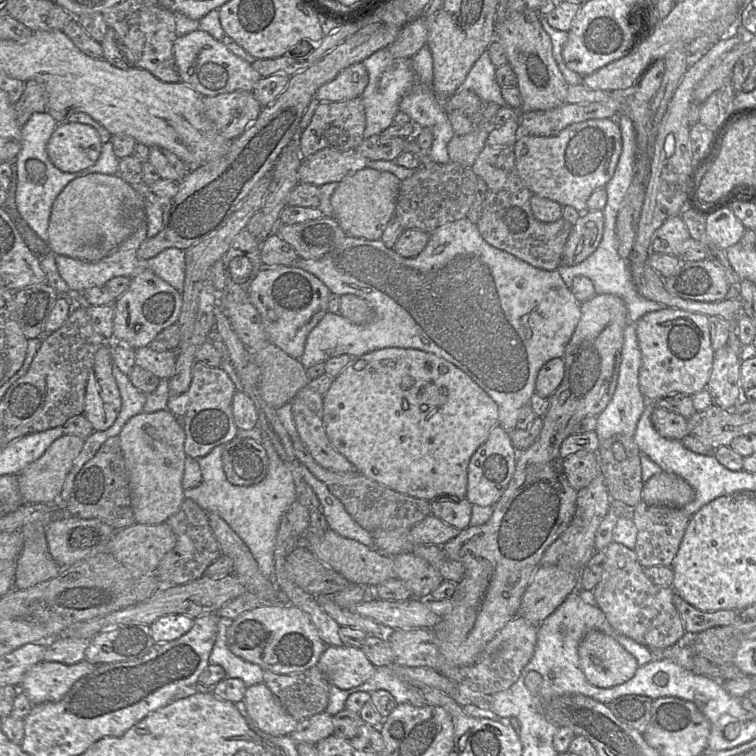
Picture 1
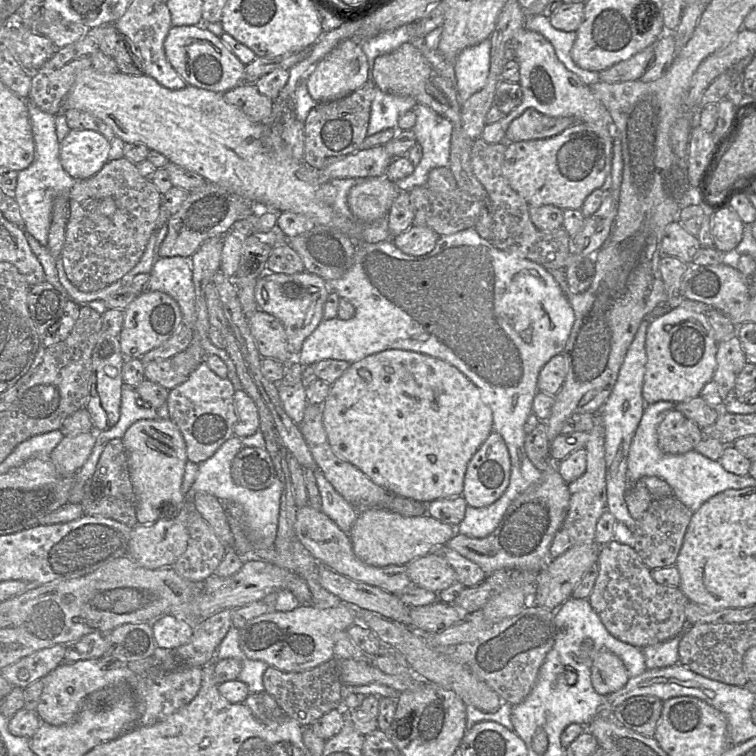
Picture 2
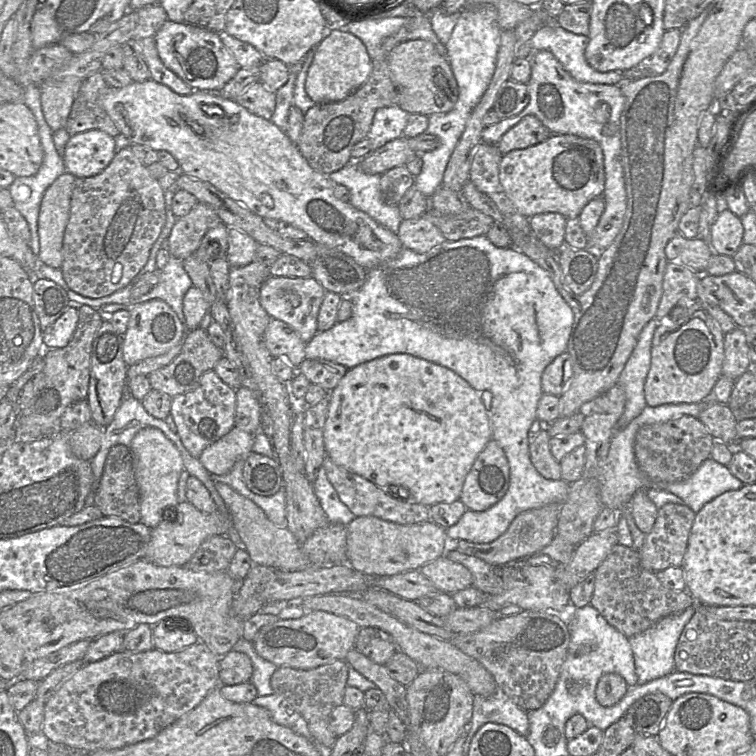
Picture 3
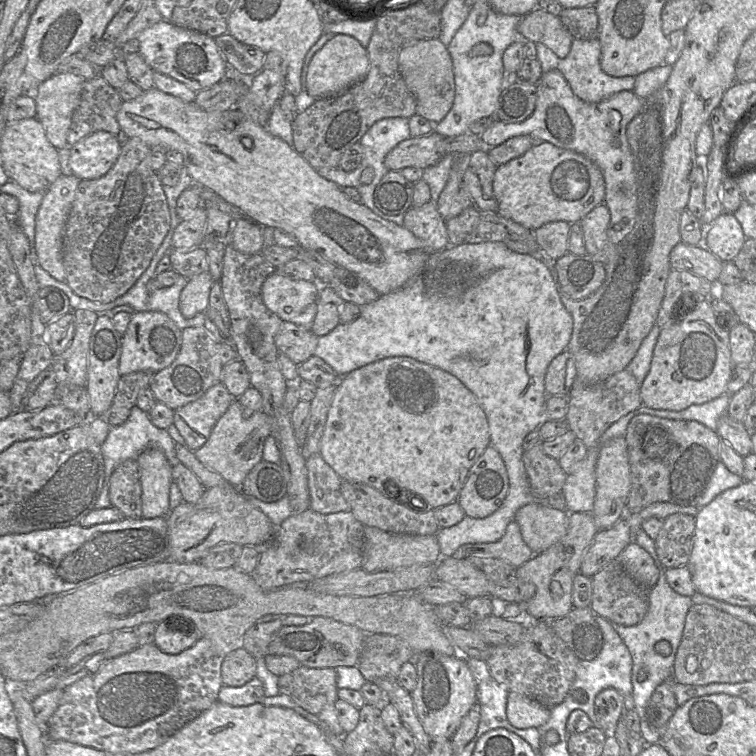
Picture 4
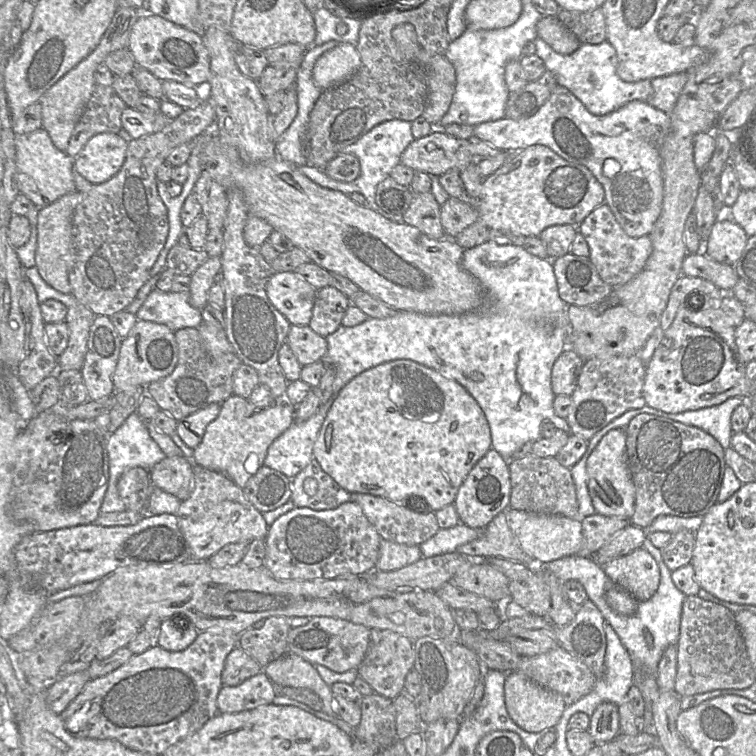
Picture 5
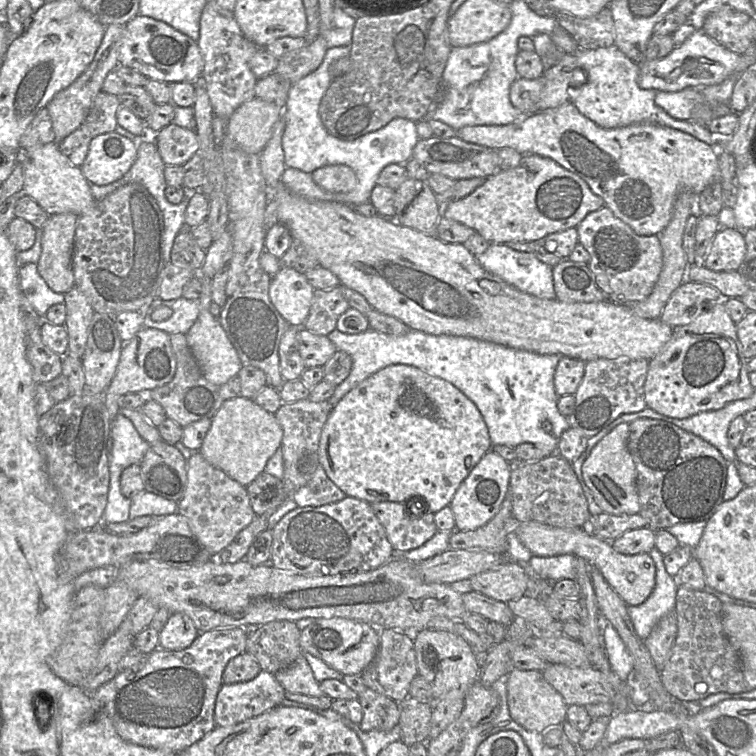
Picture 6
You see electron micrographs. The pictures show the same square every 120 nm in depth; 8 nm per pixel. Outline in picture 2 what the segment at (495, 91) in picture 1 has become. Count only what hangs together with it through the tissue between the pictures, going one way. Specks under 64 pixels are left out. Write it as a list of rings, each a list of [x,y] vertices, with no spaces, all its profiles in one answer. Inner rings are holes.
[[[491,41],[463,49],[453,61],[455,87],[460,105],[487,83],[490,70]]]

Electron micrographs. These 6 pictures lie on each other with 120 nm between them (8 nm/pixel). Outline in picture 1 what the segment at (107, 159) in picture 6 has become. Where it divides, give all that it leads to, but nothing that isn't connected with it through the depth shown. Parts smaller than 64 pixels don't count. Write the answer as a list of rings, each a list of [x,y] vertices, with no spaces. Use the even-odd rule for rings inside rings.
[[[64,121],[56,126],[46,149],[55,167],[63,172],[76,173],[95,164],[102,145],[92,126]]]

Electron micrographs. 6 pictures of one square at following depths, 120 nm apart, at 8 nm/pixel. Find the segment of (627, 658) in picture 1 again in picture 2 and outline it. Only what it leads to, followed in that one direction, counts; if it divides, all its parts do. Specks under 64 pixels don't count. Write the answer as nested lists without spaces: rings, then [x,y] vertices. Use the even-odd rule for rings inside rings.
[[[601,649],[593,659],[591,683],[600,695],[607,695],[622,689],[630,676],[623,661],[607,649]]]

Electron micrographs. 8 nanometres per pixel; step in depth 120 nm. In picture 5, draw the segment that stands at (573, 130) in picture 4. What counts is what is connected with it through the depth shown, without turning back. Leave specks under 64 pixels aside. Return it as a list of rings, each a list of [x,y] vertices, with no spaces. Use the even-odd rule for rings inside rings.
[[[557,85],[548,100],[533,116],[525,119],[501,118],[483,122],[474,126],[473,136],[501,151],[511,153],[536,144],[544,145],[564,159],[587,167],[603,186],[604,203],[608,205],[618,224],[629,237],[639,238],[649,235],[661,212],[663,179],[659,150],[669,127],[669,114],[639,100],[630,101],[603,116],[593,115],[570,90]]]

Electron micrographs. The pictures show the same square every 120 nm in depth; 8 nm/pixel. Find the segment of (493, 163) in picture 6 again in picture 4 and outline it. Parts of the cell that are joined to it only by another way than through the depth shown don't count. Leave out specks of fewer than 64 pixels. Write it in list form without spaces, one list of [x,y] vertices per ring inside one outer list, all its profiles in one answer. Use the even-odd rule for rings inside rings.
[[[436,132],[420,137],[410,137],[400,142],[385,157],[388,170],[400,171],[407,167],[425,169],[442,157],[441,140],[446,137]]]

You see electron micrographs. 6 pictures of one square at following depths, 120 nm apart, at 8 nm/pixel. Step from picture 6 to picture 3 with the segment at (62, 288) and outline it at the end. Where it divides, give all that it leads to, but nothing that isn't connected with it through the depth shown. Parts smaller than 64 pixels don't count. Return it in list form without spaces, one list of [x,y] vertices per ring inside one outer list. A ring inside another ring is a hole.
[[[65,171],[45,191],[39,210],[39,264],[61,268],[63,240],[70,216],[71,196],[76,178]]]

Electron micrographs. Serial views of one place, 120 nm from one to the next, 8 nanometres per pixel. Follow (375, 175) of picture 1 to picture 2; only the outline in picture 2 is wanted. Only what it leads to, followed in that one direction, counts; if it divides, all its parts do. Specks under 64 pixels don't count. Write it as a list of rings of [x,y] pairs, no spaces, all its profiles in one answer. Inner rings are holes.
[[[386,176],[369,177],[350,189],[347,202],[358,221],[373,222],[388,216],[399,192]]]

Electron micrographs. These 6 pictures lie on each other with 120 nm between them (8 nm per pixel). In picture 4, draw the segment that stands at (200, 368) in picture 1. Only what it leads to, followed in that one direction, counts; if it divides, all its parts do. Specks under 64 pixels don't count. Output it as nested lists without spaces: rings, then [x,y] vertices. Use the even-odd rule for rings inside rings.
[[[219,382],[196,401],[174,411],[173,424],[183,437],[187,449],[195,451],[204,445],[216,422],[235,399]]]

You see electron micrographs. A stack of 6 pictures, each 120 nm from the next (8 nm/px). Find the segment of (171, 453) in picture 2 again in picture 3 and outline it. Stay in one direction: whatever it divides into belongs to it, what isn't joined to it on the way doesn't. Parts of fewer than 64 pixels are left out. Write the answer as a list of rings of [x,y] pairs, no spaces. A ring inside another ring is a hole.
[[[154,427],[141,429],[132,439],[129,447],[133,456],[135,477],[139,487],[141,523],[150,529],[164,519],[164,512],[175,514],[178,480],[184,469],[182,457],[172,441],[161,430]]]

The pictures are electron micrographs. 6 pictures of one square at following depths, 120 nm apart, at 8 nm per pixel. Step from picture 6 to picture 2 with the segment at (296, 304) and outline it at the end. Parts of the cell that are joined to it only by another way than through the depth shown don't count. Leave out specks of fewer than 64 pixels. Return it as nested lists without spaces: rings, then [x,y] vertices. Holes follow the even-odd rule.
[[[307,271],[291,275],[265,272],[257,280],[255,301],[258,309],[273,315],[283,324],[289,350],[294,357],[297,357],[305,339],[323,320],[324,304],[329,293],[327,282]]]

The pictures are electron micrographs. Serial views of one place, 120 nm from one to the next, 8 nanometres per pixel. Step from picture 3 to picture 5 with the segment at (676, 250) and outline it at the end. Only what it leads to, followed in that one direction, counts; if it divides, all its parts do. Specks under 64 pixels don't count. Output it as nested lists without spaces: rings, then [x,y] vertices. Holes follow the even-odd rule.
[[[687,253],[682,262],[682,275],[708,280],[723,293],[731,293],[739,279],[734,265],[722,264],[697,253]]]

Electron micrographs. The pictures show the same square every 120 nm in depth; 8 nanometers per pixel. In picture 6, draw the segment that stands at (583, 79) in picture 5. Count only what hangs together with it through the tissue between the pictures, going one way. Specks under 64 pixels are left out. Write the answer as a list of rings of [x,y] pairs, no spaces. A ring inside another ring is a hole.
[[[540,33],[532,37],[535,52],[540,57],[554,55],[560,60],[564,55],[573,55],[577,64],[587,75],[587,82],[580,87],[569,87],[570,101],[578,111],[596,125],[606,128],[618,128],[632,124],[655,124],[673,128],[697,138],[712,147],[717,146],[718,136],[712,134],[706,125],[692,120],[678,120],[671,117],[655,104],[657,90],[642,89],[637,83],[639,66],[631,61],[617,46],[584,50],[578,48],[573,53],[565,53],[551,39],[550,34]]]

